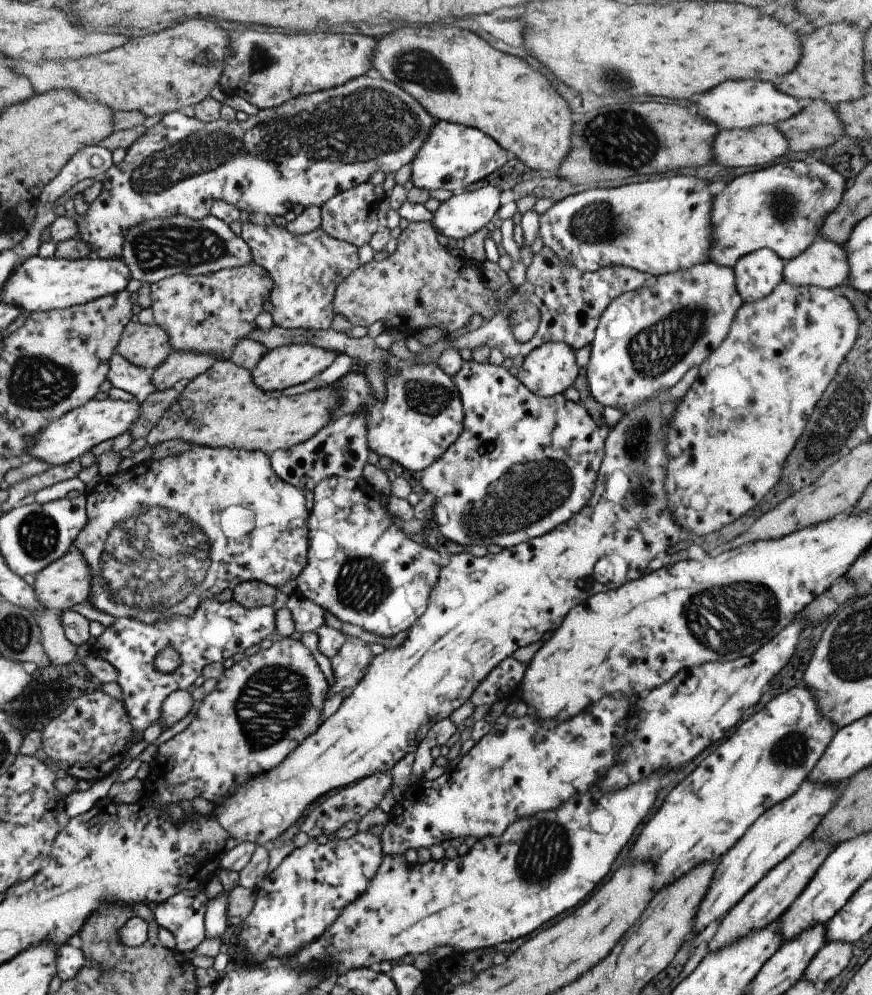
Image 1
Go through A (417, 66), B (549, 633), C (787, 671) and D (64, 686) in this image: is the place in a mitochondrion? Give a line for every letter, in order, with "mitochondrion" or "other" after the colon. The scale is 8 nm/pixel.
A: mitochondrion
B: other
C: other
D: other

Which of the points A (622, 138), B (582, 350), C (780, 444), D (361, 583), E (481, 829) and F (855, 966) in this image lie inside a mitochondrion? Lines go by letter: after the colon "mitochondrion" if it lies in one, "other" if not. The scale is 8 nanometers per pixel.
A: mitochondrion
B: other
C: other
D: mitochondrion
E: other
F: other

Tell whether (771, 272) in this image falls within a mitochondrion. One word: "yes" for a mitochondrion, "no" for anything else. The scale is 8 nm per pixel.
no

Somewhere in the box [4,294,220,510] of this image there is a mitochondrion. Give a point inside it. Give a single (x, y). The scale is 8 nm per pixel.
(36, 383)

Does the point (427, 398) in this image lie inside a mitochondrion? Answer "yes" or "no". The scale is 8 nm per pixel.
yes

